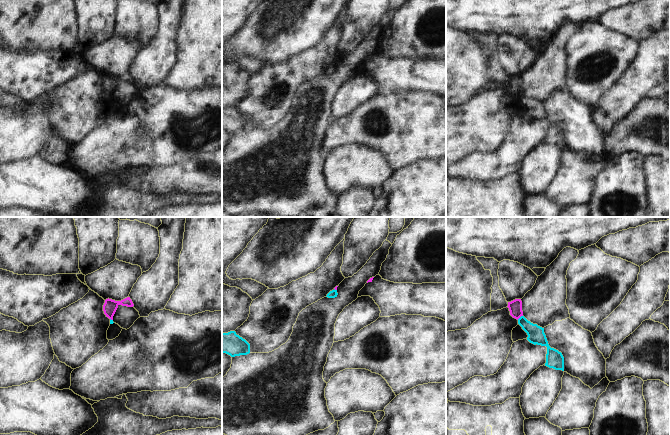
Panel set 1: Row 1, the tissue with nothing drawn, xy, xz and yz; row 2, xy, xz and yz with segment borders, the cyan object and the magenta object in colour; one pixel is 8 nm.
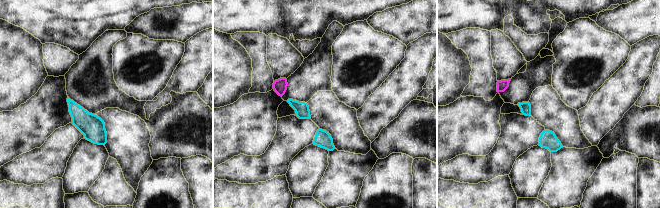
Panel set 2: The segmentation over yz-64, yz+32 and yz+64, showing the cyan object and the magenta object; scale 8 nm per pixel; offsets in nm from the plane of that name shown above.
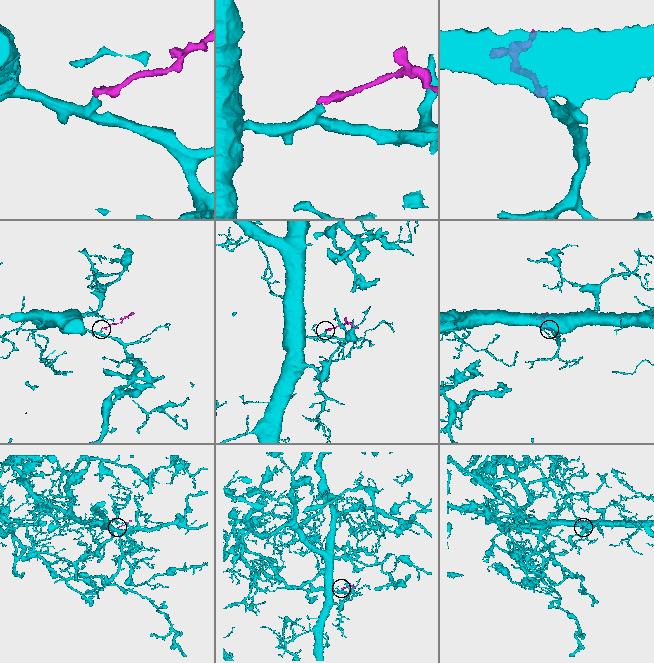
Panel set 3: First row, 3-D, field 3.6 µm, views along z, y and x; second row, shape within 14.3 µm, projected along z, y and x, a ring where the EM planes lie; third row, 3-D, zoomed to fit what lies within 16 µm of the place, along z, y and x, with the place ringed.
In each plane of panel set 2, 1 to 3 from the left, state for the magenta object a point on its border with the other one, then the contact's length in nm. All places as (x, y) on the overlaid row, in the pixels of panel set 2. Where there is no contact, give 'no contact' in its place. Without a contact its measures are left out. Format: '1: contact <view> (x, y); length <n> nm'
1: no contact
2: no contact
3: no contact

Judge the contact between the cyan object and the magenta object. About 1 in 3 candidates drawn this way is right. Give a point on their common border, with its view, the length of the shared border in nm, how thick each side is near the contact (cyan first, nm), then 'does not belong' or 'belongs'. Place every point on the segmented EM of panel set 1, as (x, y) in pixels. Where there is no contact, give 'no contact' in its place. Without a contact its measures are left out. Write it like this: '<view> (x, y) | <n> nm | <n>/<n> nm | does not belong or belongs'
yz (520, 317) | 60 nm | 140/110 nm | belongs

